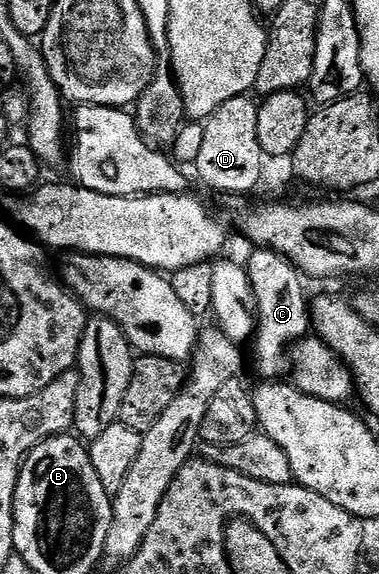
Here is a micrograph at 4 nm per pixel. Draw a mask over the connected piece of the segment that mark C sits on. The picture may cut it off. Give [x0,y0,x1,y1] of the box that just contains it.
[244,248,311,380]

